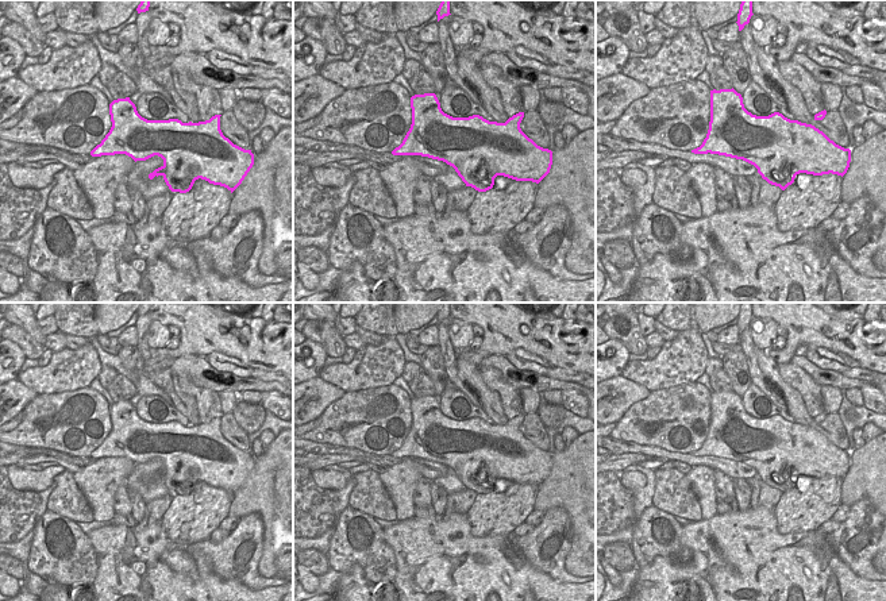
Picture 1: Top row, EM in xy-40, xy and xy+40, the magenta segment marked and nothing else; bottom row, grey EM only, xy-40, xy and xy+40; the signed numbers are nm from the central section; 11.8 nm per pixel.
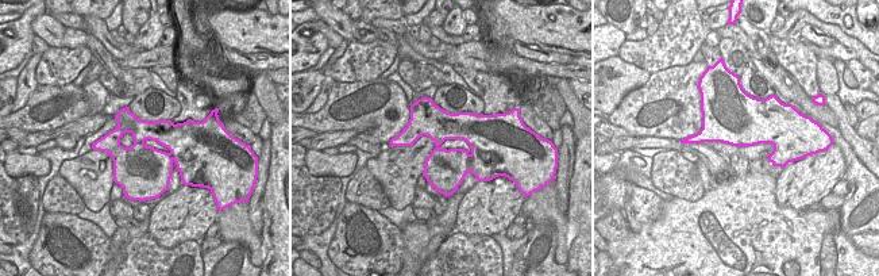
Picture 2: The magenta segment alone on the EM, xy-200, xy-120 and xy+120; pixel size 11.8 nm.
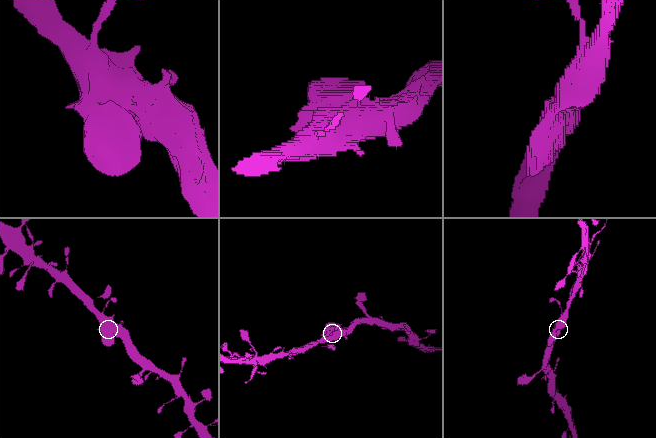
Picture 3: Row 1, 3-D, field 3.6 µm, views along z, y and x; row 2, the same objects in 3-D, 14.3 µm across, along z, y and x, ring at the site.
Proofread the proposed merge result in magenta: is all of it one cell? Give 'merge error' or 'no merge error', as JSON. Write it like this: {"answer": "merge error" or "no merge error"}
{"answer": "no merge error"}

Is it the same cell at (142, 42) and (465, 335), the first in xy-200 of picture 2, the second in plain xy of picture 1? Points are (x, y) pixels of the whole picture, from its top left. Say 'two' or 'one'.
one

